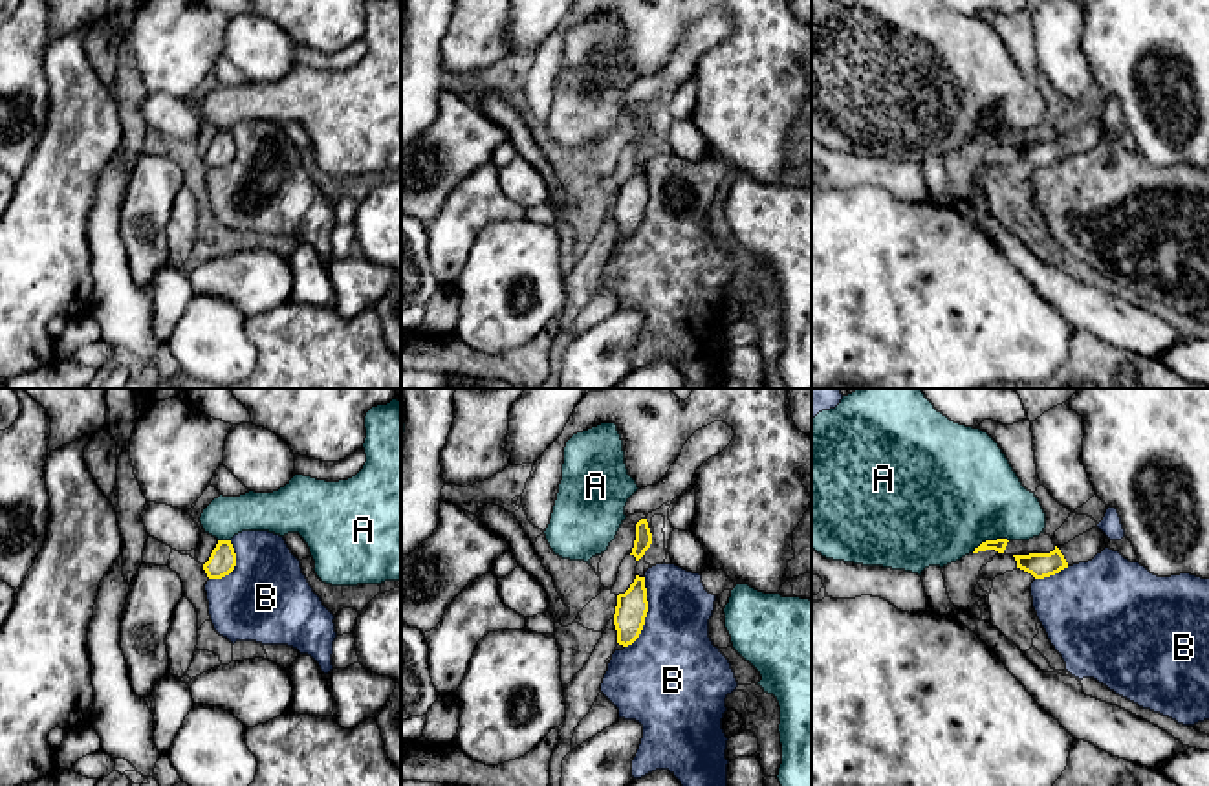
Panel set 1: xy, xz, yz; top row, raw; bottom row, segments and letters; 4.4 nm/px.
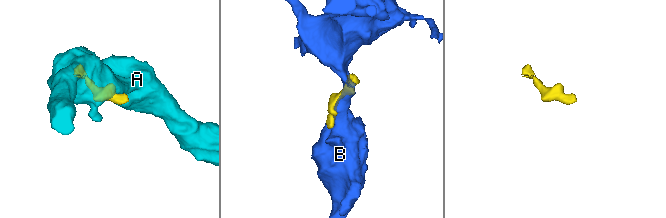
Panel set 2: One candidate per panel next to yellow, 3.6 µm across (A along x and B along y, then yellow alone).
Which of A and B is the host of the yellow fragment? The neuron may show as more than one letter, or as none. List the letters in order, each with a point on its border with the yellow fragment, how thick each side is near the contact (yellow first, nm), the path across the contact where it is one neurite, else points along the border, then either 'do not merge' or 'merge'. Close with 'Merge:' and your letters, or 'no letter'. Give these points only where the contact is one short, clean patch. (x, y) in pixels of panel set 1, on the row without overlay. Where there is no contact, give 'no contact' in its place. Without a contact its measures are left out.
A: yz (990, 130) | 60/480 nm | do not merge
B: xz (645, 204) | 140/380 nm | do not merge
Merge: no letter

